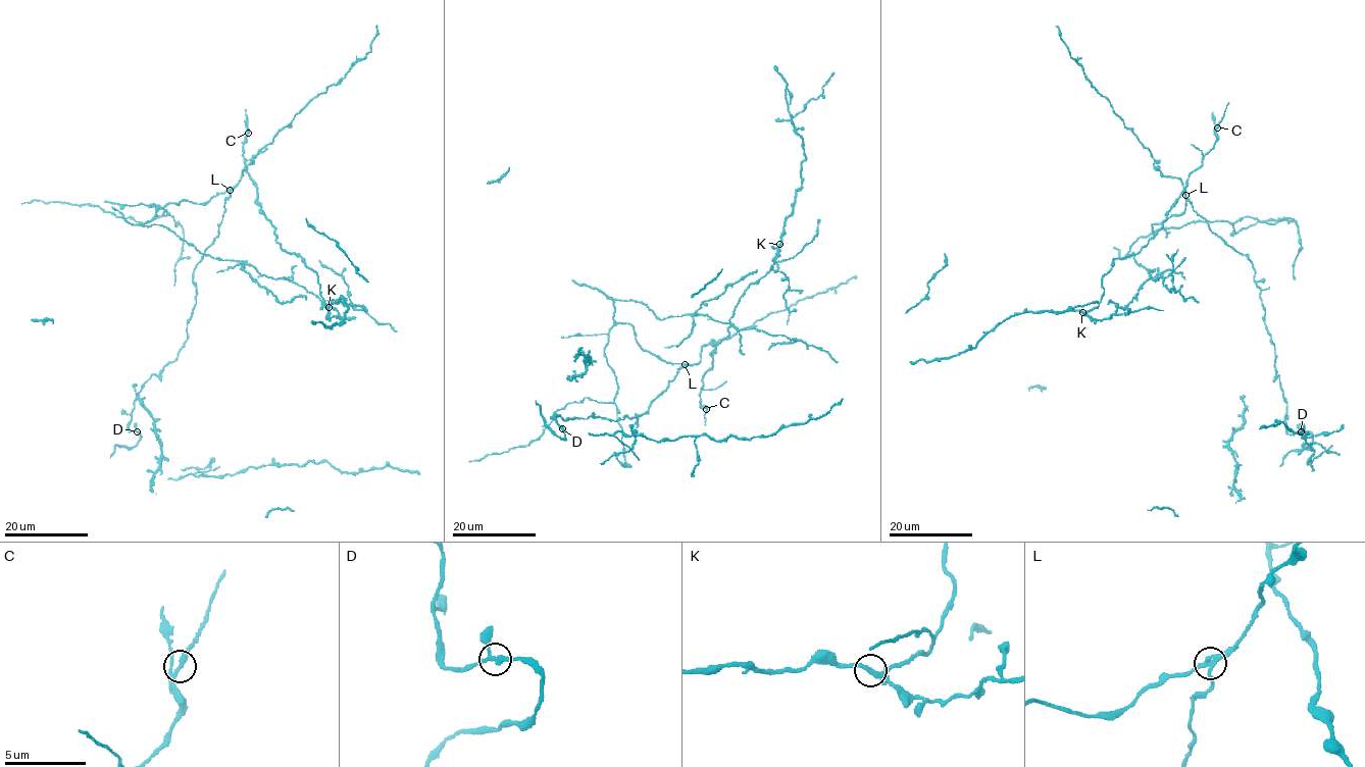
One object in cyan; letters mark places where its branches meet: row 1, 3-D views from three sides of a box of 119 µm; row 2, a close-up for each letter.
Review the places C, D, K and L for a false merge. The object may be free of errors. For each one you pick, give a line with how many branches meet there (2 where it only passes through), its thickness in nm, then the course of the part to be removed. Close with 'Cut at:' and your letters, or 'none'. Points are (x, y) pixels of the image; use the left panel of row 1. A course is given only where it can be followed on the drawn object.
L: Branches: 3. Thickness 260 nm. Course of the part to remove: (230, 191), (172, 203), (144, 224), (348, 305), (348, 285), (319, 260)
Cut at: L

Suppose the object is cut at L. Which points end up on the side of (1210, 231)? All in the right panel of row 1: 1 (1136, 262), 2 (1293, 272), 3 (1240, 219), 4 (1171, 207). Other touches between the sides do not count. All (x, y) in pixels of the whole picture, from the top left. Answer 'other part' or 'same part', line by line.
1: other part
2: other part
3: other part
4: same part

